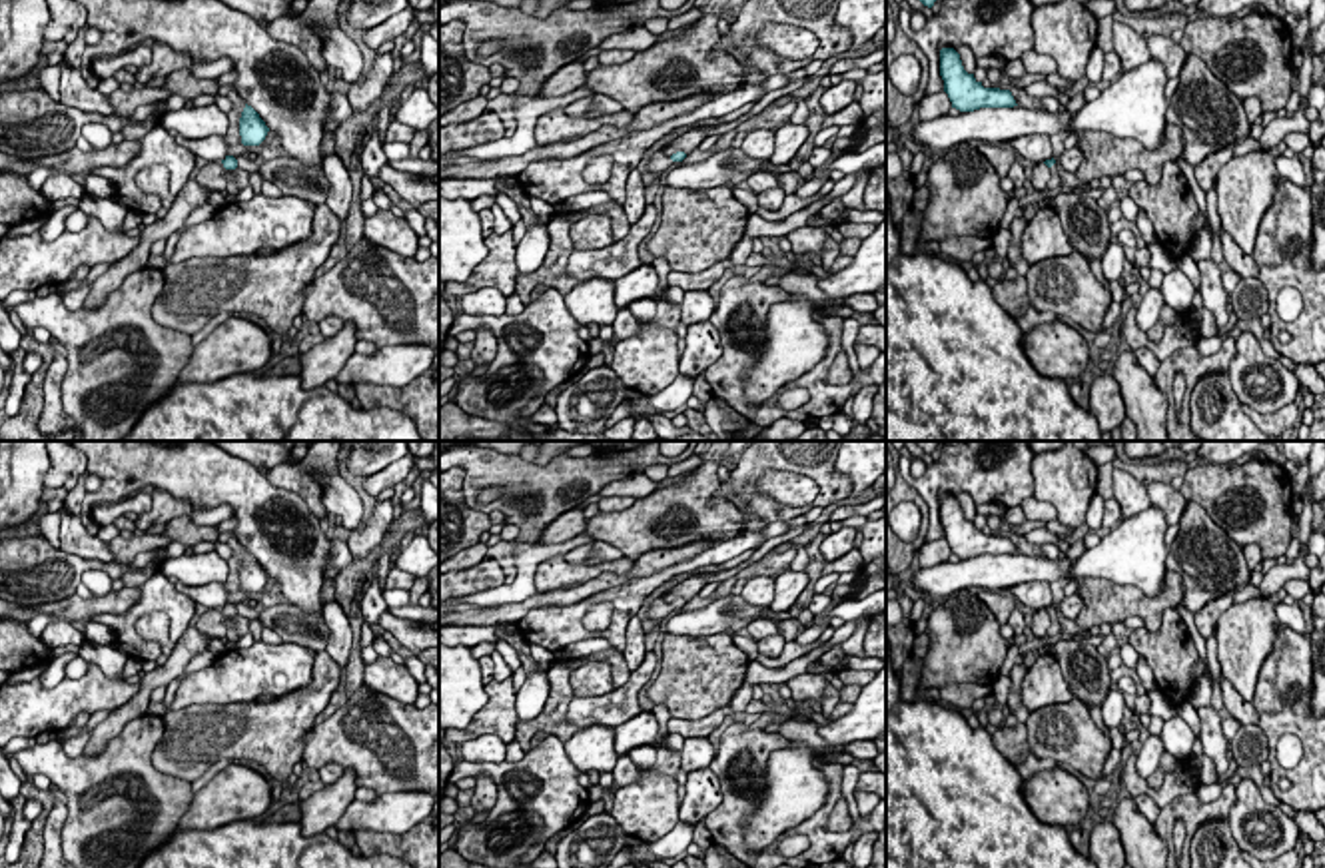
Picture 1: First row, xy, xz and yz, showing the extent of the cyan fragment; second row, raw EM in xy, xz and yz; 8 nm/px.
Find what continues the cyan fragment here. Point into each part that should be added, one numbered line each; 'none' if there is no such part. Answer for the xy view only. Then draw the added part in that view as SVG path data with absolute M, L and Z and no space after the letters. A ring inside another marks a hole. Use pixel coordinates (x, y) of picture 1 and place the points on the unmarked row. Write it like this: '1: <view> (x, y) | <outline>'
1: xy (210, 623) | M208 609L208 611L200 617L196 629L198 629L200 633L204 633L204 635L210 635L210 637L214 637L214 639L221 639L221 641L223 641L223 639L225 639L225 633L227 633L223 621L225 621L225 615L223 615L221 609Z

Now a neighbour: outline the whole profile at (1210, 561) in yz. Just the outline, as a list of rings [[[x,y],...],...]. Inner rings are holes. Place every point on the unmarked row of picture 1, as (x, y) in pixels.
[[[1195,501],[1185,503],[1165,567],[1181,575],[1185,583],[1181,605],[1191,613],[1249,585],[1251,577],[1243,549]]]

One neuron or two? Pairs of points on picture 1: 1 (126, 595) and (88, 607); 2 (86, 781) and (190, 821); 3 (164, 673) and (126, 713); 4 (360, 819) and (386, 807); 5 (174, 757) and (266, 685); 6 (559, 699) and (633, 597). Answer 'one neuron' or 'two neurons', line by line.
1: one neuron
2: two neurons
3: one neuron
4: one neuron
5: two neurons
6: two neurons

